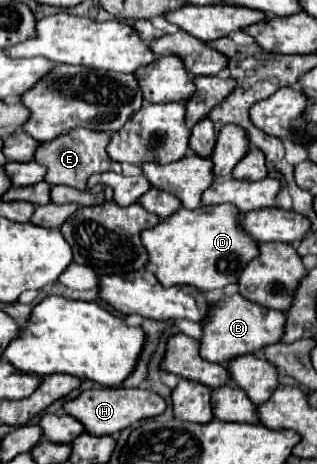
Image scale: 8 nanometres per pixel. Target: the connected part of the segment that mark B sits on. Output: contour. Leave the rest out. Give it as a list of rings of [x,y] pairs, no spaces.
[[[224,294],[214,302],[214,310],[210,310],[210,318],[202,322],[202,338],[200,338],[200,354],[208,362],[226,364],[230,358],[258,352],[260,348],[274,344],[280,340],[284,330],[286,314],[280,310],[270,310],[266,306],[258,306],[242,298],[240,294]]]

